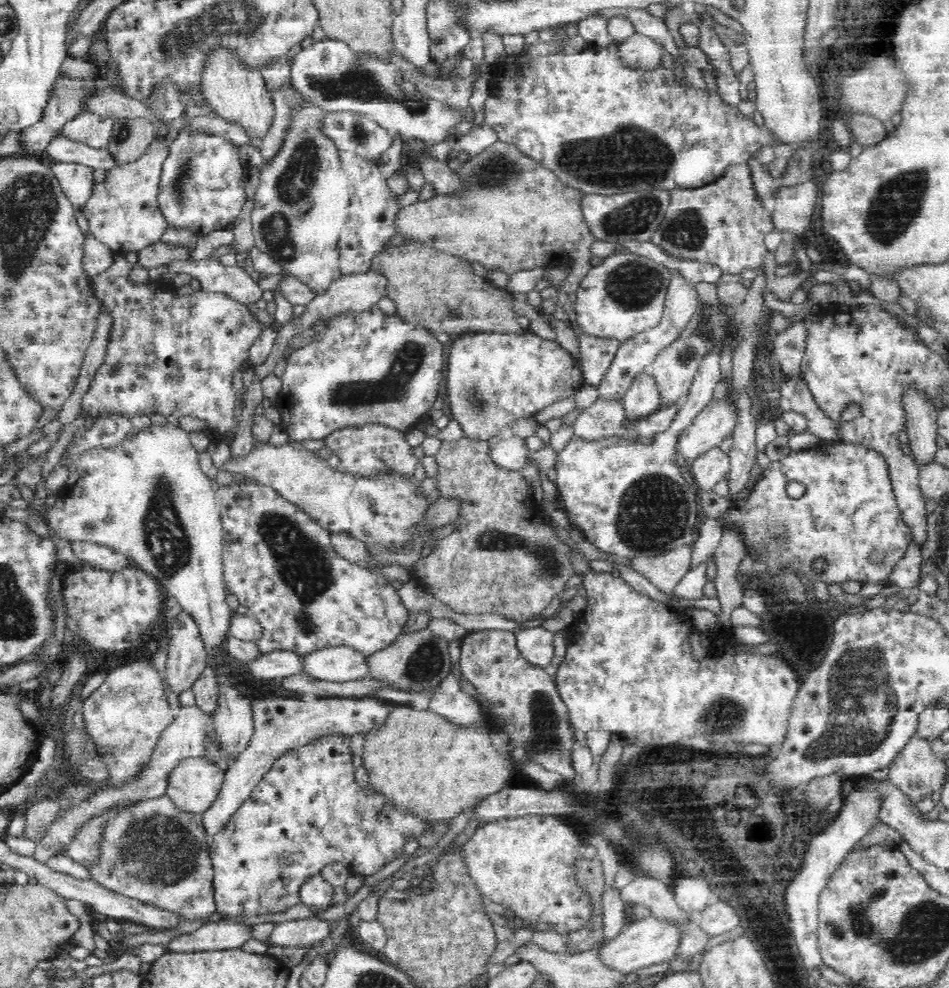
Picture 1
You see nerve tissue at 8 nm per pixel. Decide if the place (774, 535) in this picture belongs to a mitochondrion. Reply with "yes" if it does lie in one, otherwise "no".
yes

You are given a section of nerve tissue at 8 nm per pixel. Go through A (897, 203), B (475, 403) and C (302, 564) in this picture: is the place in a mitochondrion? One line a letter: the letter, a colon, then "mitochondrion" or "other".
A: mitochondrion
B: mitochondrion
C: mitochondrion

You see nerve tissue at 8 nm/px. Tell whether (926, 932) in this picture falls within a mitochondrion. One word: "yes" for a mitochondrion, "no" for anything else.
yes

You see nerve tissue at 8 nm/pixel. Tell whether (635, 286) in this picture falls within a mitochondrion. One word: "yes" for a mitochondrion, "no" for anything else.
yes

